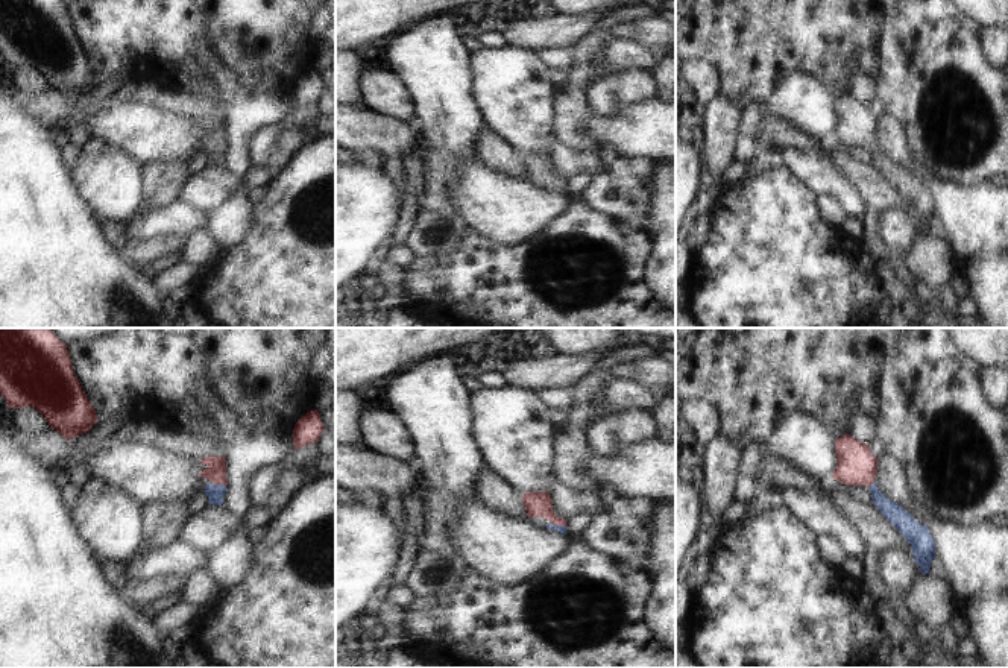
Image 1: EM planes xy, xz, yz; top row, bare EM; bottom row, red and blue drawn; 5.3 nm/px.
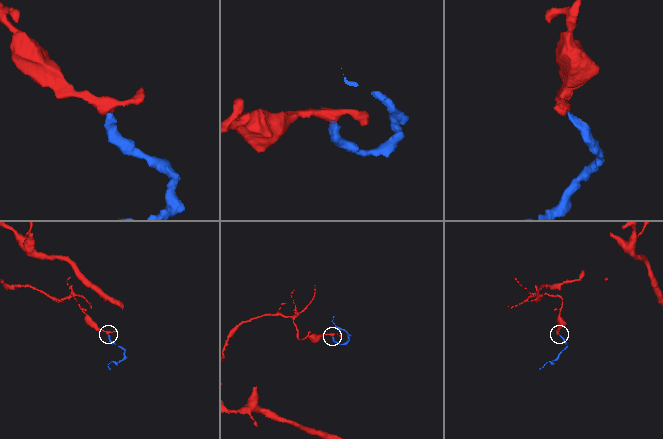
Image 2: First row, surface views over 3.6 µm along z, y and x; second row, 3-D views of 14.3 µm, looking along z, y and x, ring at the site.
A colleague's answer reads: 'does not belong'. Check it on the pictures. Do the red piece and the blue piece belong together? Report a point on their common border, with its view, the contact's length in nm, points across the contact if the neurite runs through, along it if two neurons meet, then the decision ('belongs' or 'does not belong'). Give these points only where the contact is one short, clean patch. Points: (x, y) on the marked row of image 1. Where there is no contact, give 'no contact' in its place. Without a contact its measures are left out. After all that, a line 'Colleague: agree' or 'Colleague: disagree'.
contact xy (219, 483); length 80 nm; way xy (216, 472), (219, 483), (214, 492); belongs
Colleague: disagree

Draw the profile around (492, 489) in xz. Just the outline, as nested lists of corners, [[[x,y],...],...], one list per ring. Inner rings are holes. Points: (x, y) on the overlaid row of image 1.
[[[486,465],[477,480],[474,495],[498,512],[525,519],[527,512],[522,495]]]

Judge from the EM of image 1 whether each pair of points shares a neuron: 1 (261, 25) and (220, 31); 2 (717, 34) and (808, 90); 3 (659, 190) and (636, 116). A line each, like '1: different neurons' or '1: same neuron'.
1: same neuron
2: different neurons
3: different neurons

